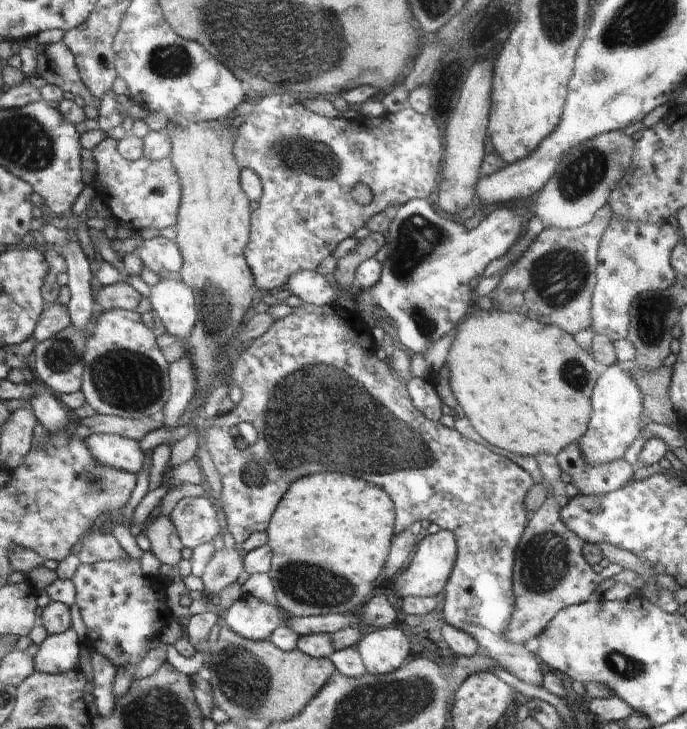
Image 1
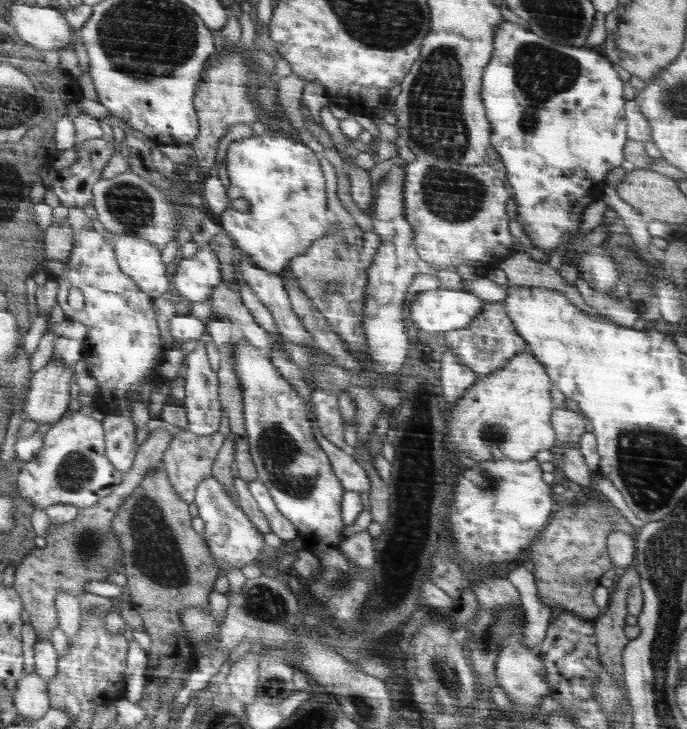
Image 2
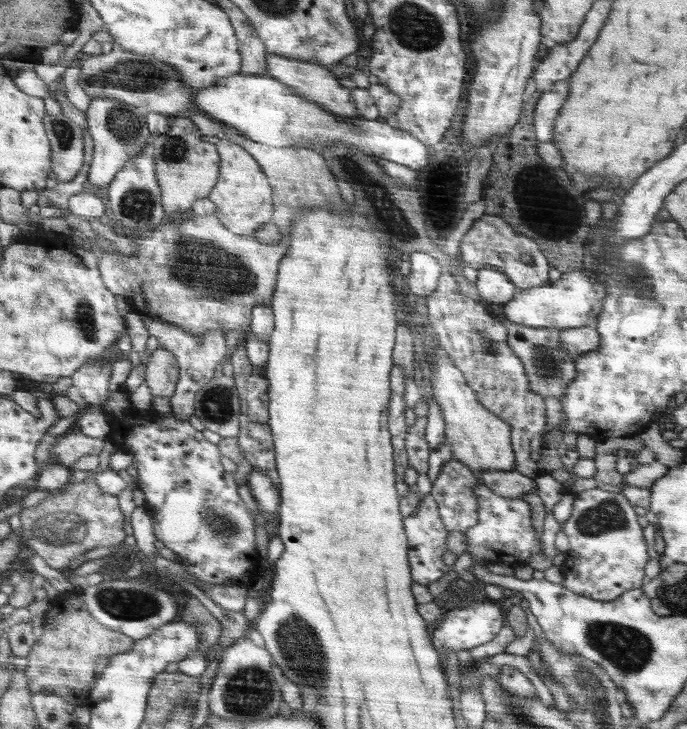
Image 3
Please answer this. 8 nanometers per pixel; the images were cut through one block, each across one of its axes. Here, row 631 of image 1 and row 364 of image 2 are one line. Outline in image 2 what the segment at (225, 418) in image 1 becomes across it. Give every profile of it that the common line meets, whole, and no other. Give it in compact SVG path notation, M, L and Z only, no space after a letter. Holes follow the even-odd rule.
M503 302L486 303L483 311L467 327L456 331L447 331L441 335L445 338L447 351L455 353L462 365L476 374L477 380L488 374L503 370L507 363L526 348L527 342L519 336L514 322L507 316Z

